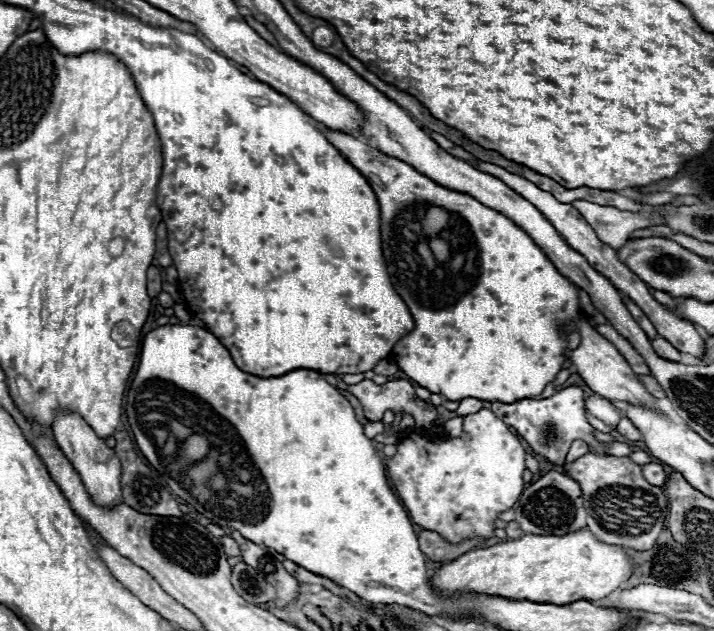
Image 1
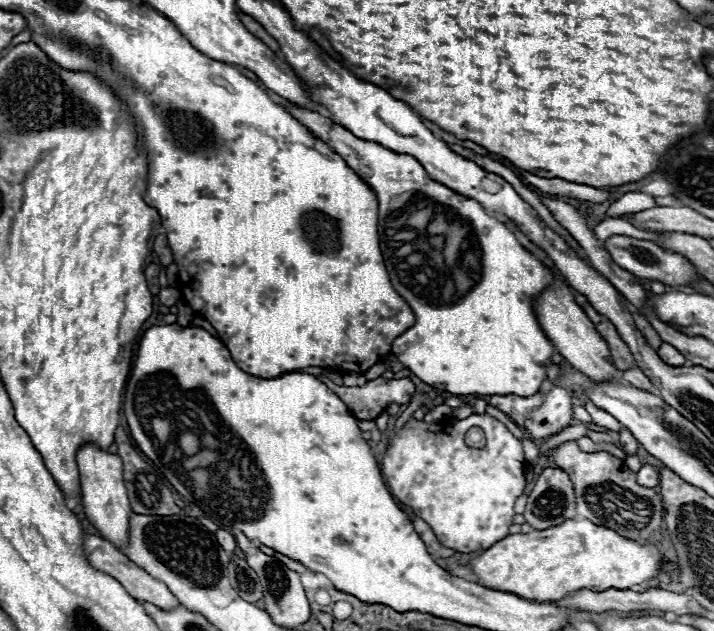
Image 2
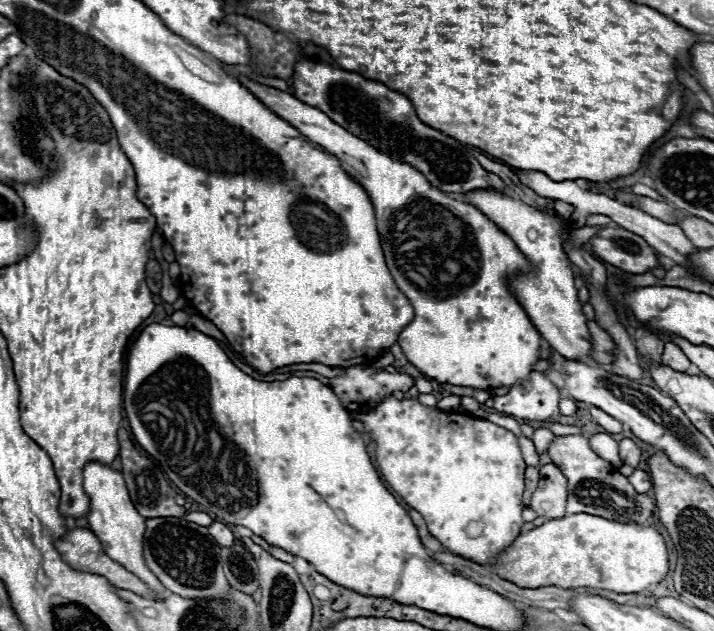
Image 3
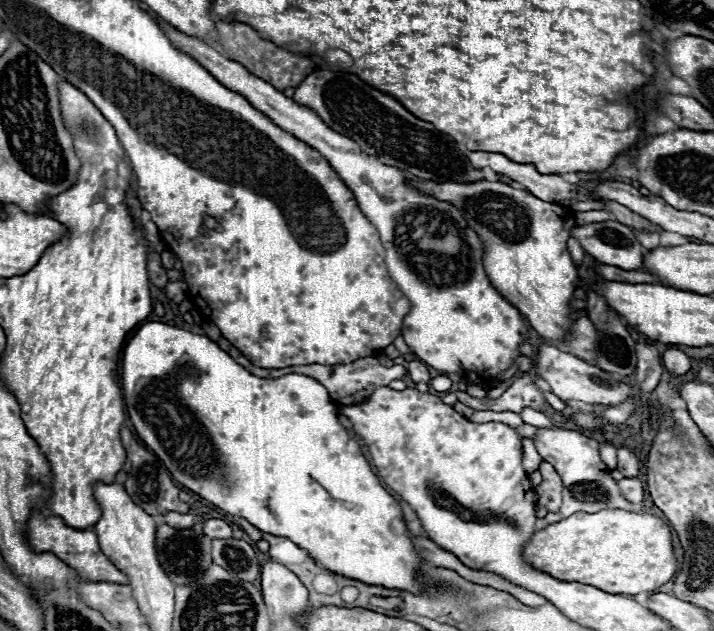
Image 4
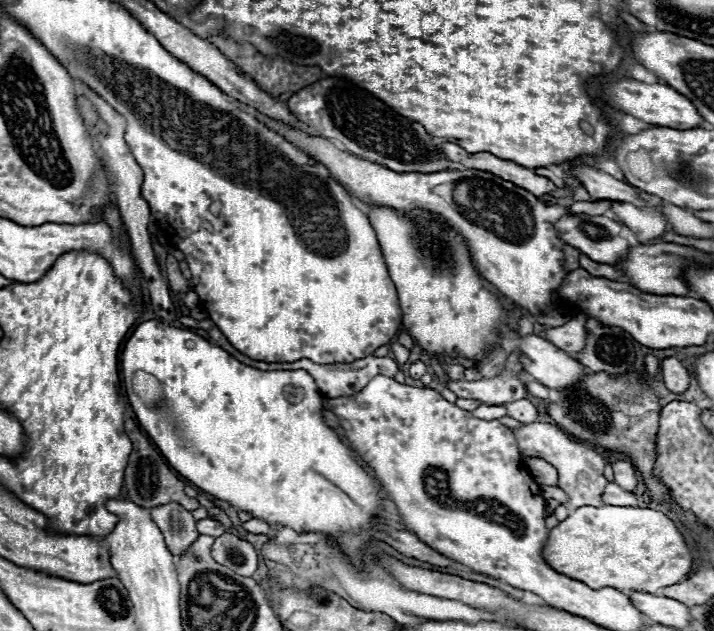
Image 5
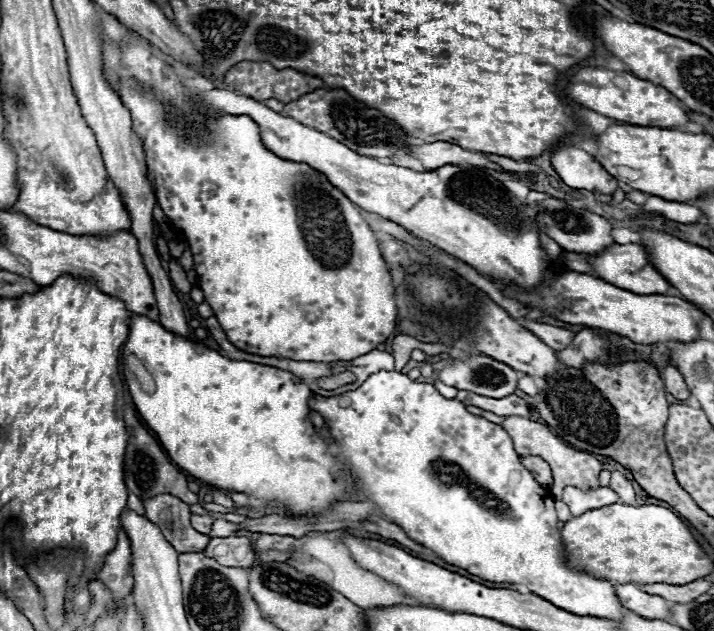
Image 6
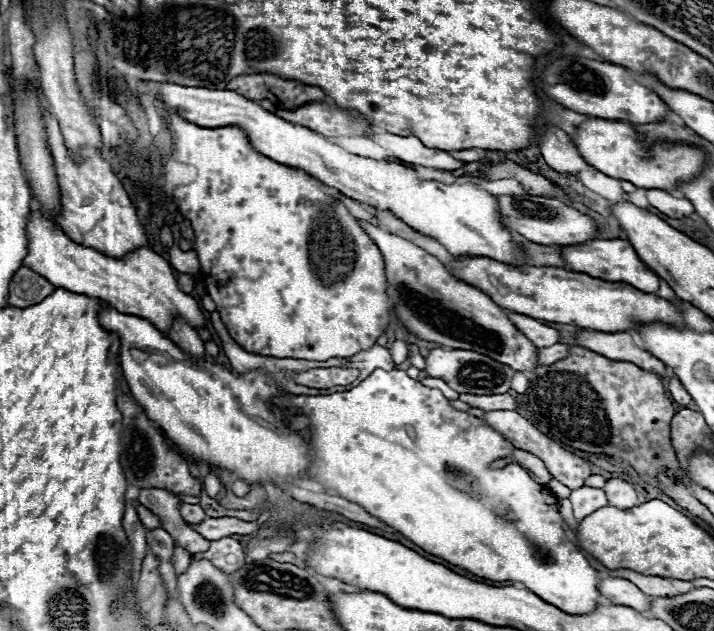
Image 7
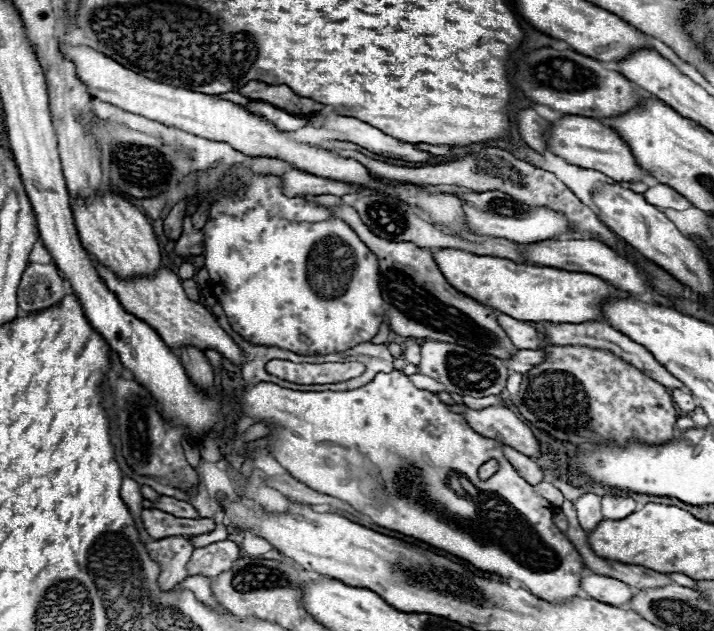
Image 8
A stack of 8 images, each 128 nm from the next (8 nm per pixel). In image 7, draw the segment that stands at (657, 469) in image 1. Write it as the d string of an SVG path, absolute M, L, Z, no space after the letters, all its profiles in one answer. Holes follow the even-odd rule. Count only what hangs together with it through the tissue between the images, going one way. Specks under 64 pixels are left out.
M588 486L572 490L570 502L574 506L576 520L582 520L584 516L590 516L592 512L596 512L598 508L604 508L608 504L602 488L588 488Z

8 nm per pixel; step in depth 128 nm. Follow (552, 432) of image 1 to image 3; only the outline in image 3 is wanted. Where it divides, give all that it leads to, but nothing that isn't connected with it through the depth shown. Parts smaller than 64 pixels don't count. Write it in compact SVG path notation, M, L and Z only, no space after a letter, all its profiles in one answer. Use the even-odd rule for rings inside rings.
M530 372L528 382L528 390L514 386L508 394L496 396L496 412L530 422L556 420L560 416L560 390L542 372Z

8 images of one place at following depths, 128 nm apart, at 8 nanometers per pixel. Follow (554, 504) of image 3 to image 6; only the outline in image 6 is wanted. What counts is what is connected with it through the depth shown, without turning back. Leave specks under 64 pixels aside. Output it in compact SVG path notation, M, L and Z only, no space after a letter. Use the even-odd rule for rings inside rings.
M522 456L520 462L522 462L530 472L534 472L536 476L542 478L540 484L542 484L544 488L550 488L550 486L552 486L552 470L550 470L550 466L548 466L542 458L538 458L538 456Z

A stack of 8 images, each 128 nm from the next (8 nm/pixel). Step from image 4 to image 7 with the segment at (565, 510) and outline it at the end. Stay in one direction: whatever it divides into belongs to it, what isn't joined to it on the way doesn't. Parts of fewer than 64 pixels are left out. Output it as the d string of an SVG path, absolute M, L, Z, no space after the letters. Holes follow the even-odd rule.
M492 410L492 412L486 412L486 414L482 416L482 420L486 422L486 426L494 428L494 430L500 432L506 440L510 440L510 442L514 444L514 448L520 448L520 450L530 452L530 454L538 456L540 460L544 460L544 464L546 464L546 468L550 470L552 478L560 480L560 482L562 482L564 486L568 486L570 490L576 490L576 488L584 486L584 480L592 474L592 472L590 472L590 464L588 464L586 460L582 460L582 458L574 456L572 452L560 448L560 444L552 442L552 440L550 440L546 434L542 434L532 422L528 422L524 416L520 416L520 414L514 412L514 410Z

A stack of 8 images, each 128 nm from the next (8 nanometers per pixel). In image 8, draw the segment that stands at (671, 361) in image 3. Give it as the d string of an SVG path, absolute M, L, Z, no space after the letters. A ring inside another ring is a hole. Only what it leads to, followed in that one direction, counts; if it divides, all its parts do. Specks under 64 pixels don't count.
M676 388L676 390L672 390L672 398L674 398L676 406L678 406L680 410L684 410L684 412L692 412L692 410L696 408L694 398L692 398L692 394L690 394L690 392L684 392L684 390Z

